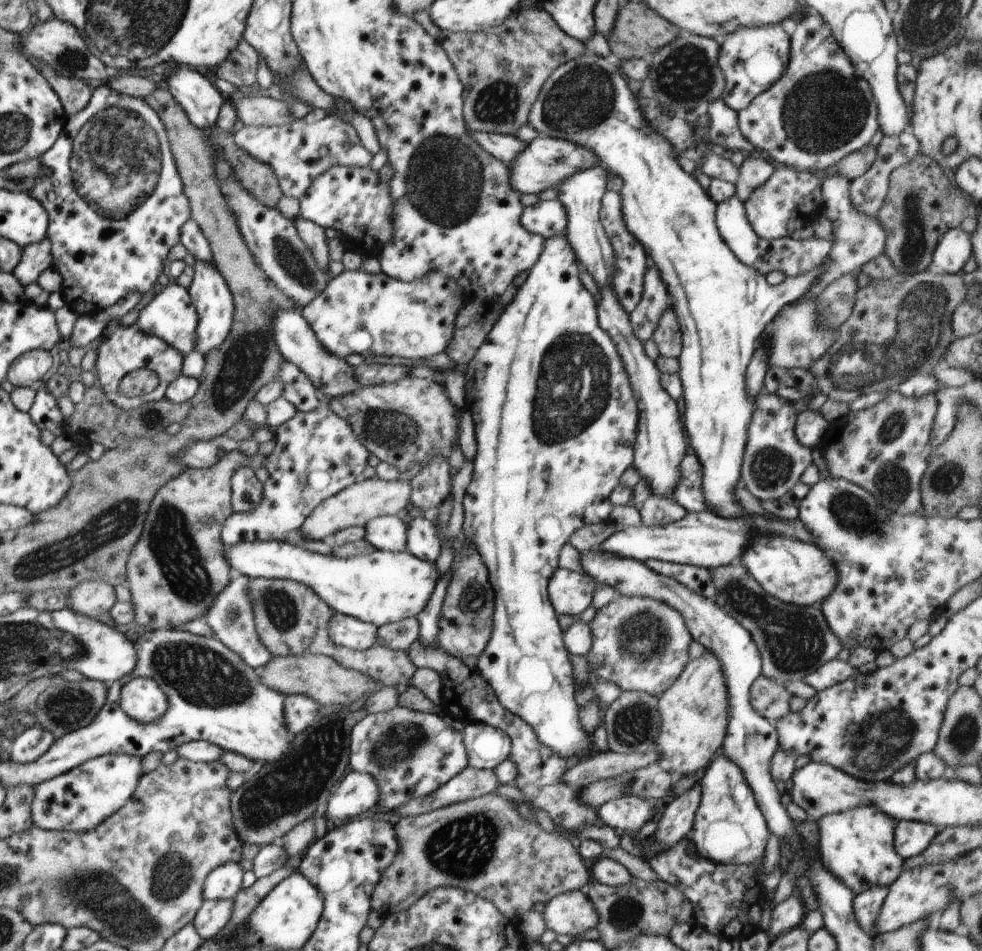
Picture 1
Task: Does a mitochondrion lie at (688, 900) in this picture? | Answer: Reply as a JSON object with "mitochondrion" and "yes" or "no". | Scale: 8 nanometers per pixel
{"mitochondrion":"no"}

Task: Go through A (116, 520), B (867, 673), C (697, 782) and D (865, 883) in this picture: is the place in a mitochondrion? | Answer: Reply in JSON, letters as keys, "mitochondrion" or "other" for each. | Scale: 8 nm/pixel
{"A":"mitochondrion","B":"other","C":"other","D":"other"}

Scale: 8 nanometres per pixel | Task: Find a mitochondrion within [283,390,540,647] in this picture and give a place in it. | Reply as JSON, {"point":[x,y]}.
{"point":[383,427]}

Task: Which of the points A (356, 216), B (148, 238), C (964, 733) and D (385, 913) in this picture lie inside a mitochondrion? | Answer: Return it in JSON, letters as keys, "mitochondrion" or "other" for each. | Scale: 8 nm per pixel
{"A":"other","B":"other","C":"mitochondrion","D":"other"}

